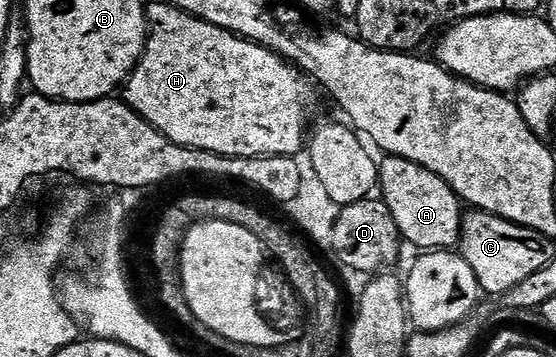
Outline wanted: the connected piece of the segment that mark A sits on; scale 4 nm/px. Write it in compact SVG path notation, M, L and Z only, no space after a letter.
M386 156L379 165L379 197L391 207L402 238L417 251L449 251L461 240L463 202L439 175L402 157Z

